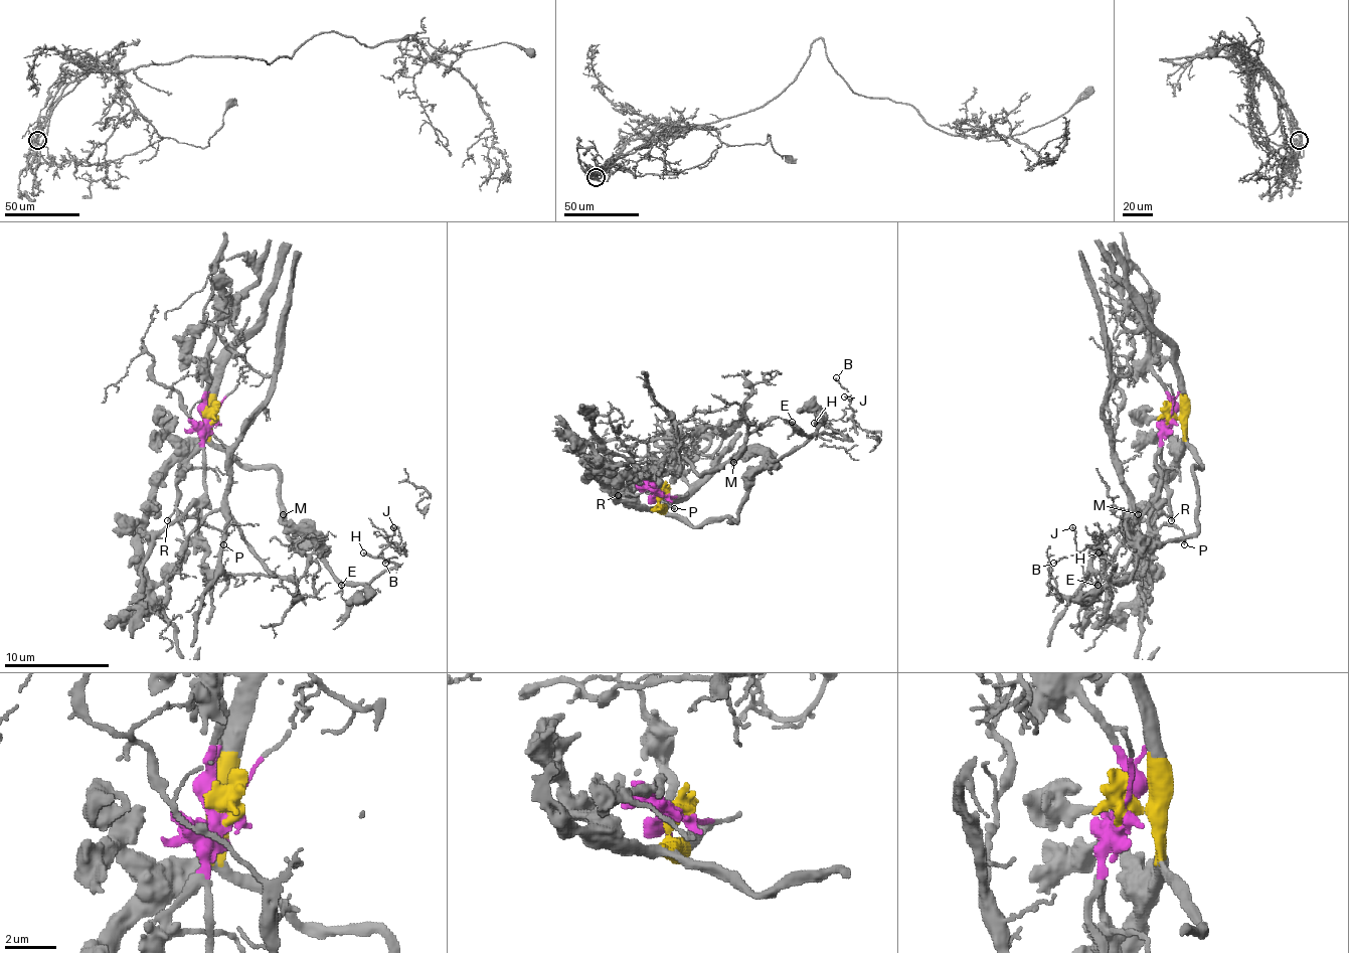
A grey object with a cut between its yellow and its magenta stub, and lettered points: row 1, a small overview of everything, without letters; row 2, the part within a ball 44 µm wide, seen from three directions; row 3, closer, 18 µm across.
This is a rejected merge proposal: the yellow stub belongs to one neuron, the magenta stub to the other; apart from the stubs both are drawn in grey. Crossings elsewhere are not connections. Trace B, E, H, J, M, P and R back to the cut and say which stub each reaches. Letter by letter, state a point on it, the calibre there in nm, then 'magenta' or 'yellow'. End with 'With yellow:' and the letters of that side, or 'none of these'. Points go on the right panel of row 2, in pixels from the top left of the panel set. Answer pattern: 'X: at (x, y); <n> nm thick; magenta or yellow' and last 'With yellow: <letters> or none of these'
B: at (1053, 563); 110 nm thick; yellow
E: at (1098, 585); 150 nm thick; yellow
H: at (1099, 552); 170 nm thick; yellow
J: at (1072, 527); 130 nm thick; yellow
M: at (1138, 514); 280 nm thick; yellow
P: at (1184, 544); 120 nm thick; magenta
R: at (1171, 520); 130 nm thick; magenta
With yellow: B, E, H, J, M

